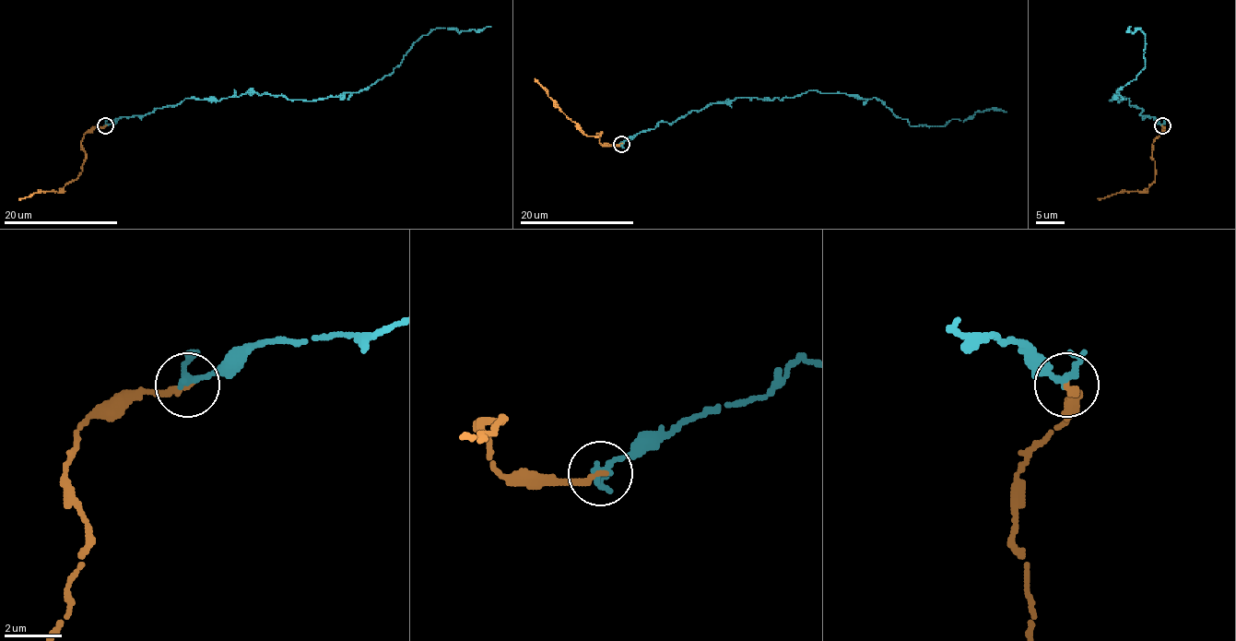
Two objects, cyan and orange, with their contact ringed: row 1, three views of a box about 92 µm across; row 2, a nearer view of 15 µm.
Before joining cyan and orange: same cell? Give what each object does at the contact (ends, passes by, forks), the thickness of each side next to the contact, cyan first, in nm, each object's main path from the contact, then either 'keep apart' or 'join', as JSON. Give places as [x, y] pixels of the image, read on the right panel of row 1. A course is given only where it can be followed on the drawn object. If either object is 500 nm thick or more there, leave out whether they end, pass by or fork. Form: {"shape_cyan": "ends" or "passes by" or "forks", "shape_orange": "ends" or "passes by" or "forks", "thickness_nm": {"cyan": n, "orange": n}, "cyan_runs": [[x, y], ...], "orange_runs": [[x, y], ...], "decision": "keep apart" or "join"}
{"shape_cyan": "forks", "shape_orange": "ends", "thickness_nm": {"cyan": 190, "orange": 260}, "cyan_runs": [[1162, 125], [1127, 98], [1119, 100], [1119, 92], [1109, 100], [1145, 68], [1145, 35], [1130, 26]], "orange_runs": [[1162, 125], [1160, 134], [1152, 144], [1155, 181], [1140, 193], [1121, 191], [1098, 198]], "decision": "join"}

